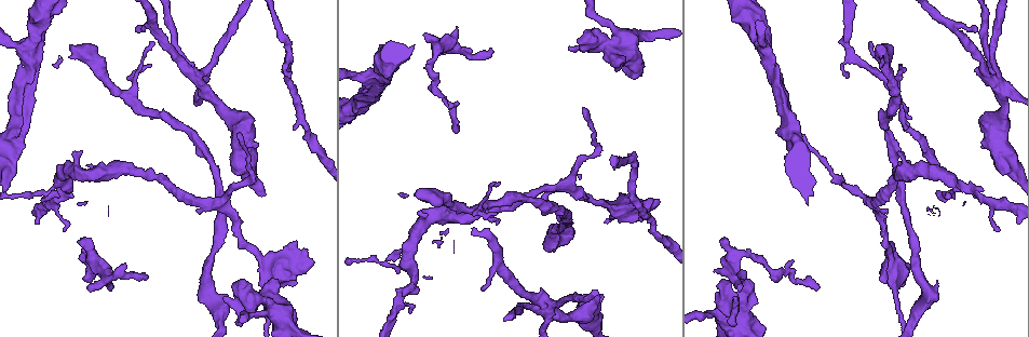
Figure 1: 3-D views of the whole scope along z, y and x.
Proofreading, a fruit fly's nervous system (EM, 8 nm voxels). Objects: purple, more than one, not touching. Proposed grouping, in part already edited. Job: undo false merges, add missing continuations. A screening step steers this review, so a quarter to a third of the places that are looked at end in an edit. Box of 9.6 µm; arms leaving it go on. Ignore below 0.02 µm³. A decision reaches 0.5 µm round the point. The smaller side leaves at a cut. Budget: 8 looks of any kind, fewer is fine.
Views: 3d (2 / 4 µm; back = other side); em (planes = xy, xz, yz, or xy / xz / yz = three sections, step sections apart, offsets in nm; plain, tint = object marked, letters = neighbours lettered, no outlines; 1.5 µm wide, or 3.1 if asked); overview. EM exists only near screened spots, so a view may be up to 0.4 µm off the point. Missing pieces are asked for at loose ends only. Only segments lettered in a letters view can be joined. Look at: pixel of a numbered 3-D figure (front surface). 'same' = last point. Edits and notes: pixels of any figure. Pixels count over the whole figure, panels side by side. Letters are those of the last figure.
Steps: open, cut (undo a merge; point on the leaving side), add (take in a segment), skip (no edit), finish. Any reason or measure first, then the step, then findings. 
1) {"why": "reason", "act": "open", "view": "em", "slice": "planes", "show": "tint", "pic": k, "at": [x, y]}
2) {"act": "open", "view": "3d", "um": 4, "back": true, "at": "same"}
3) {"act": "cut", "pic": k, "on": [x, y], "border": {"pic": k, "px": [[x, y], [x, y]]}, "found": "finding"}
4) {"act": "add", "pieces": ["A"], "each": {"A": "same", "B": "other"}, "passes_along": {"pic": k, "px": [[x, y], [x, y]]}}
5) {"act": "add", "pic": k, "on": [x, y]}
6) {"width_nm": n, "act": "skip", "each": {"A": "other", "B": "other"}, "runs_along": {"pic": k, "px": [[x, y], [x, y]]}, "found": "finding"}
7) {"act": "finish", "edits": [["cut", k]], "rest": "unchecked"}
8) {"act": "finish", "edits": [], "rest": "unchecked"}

{"why": "thick end", "act": "open", "view": "em", "slice": "planes", "show": "plain", "pic": 1, "at": [71, 49]}

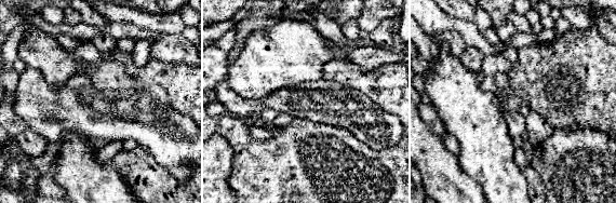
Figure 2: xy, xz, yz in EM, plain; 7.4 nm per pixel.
{"act": "open", "view": "em", "slice": "planes", "show": "tint", "at": "same"}

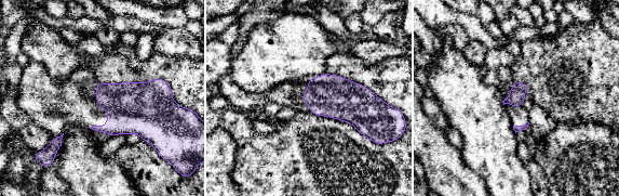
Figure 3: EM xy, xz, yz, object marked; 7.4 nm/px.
{"why": "see the neighbours", "act": "open", "view": "em", "slice": "planes", "show": "letters", "at": "same"}

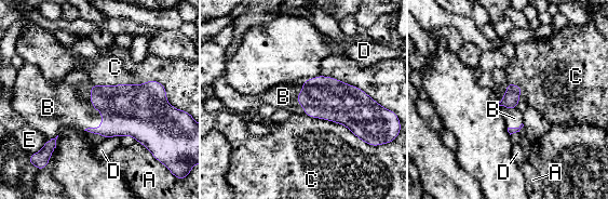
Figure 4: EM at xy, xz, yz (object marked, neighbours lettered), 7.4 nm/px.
{"act": "add", "pieces": ["B"], "each": {"A": "other", "B": "same", "C": "other", "D": "other", "E": "other"}, "found": "it goes on there"}

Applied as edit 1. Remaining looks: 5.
{"act": "open", "view": "overview"}

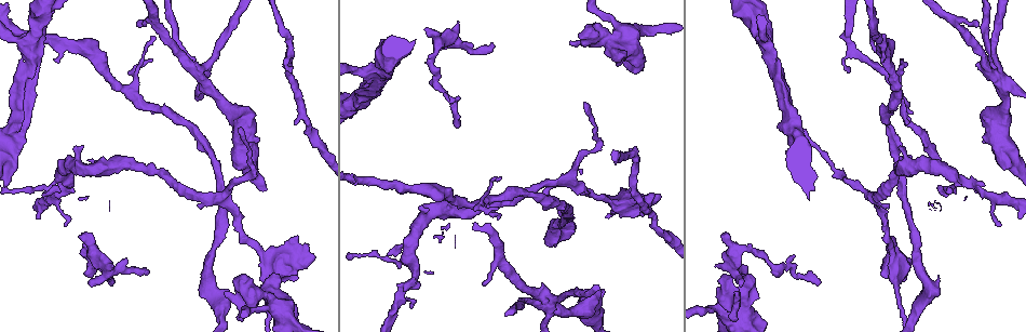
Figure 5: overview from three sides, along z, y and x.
{"act": "open", "view": "3d", "um": 4, "pic": 5, "at": [437, 43]}

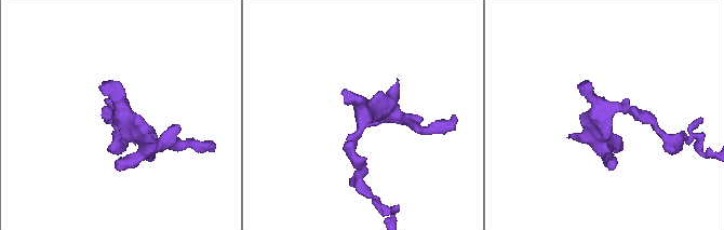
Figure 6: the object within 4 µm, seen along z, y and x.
{"act": "open", "view": "em", "slice": "xz", "step": 8, "show": "tint", "pic": 6, "at": [604, 108]}

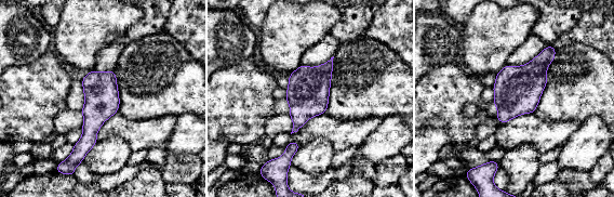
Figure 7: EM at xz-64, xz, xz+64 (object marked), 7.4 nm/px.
{"why": "cut it another way", "act": "open", "view": "em", "slice": "planes", "show": "letters", "at": "same"}

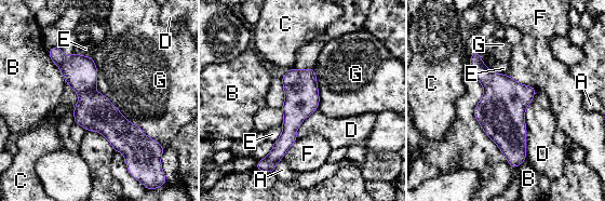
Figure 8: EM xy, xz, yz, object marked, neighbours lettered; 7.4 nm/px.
{"width_nm": 260, "act": "skip", "each": {"A": "other", "B": "other", "C": "other", "D": "other", "E": "other", "F": "other", "G": "other"}, "found": "all the same neuron"}

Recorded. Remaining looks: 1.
{"act": "finish", "edits": [["add", 4]], "rest": "unchecked"}

